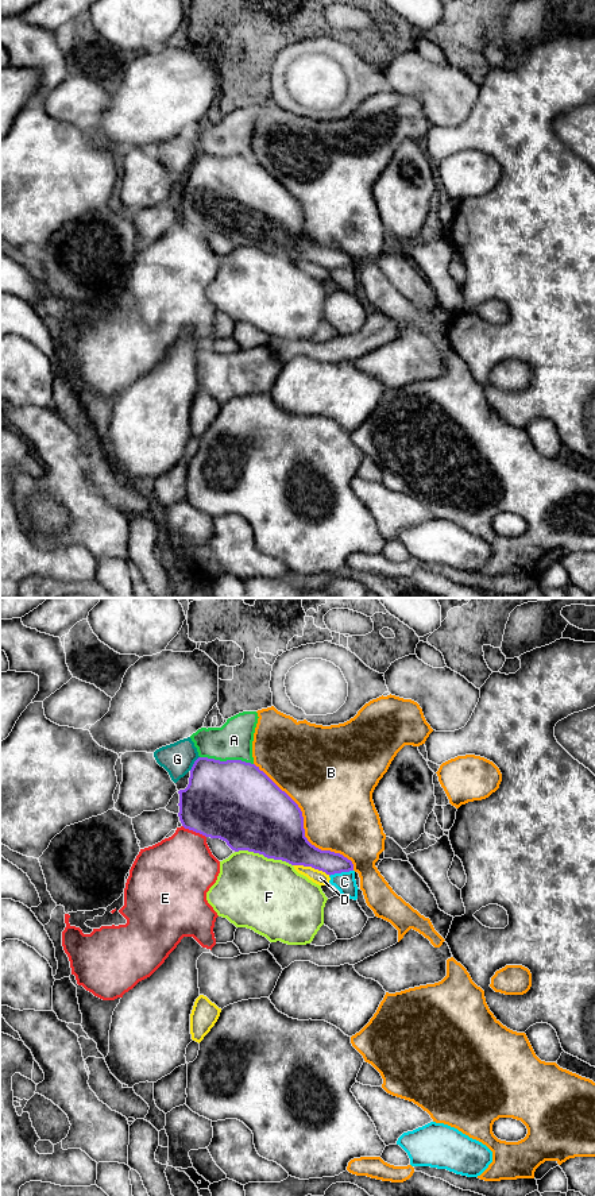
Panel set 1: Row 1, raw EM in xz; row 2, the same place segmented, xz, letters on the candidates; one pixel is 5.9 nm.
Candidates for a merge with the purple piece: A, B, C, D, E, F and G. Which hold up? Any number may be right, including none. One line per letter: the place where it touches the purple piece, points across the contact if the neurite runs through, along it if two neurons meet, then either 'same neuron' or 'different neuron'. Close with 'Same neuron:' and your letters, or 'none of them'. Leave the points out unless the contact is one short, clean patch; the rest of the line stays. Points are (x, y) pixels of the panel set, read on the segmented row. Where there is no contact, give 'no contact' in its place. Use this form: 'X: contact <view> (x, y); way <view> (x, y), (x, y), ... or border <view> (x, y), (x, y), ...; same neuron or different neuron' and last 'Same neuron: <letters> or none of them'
A: contact xz (227, 760); different neuron
B: contact xz (302, 826); different neuron
C: contact xz (340, 872); border xz (352, 870), (335, 872), (329, 876); different neuron
D: contact xz (312, 867); different neuron
E: contact xz (194, 830); different neuron
F: contact xz (263, 855); different neuron
G: contact xz (194, 763); border xz (199, 756), (189, 770); different neuron
Same neuron: none of them

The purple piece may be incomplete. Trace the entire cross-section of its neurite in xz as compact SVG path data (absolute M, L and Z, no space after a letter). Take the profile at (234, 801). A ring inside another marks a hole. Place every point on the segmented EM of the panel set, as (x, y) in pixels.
M198 757L190 769L188 787L178 794L182 826L220 838L235 852L248 850L291 865L312 867L329 876L353 871L352 861L343 854L321 850L308 841L298 805L255 764Z

